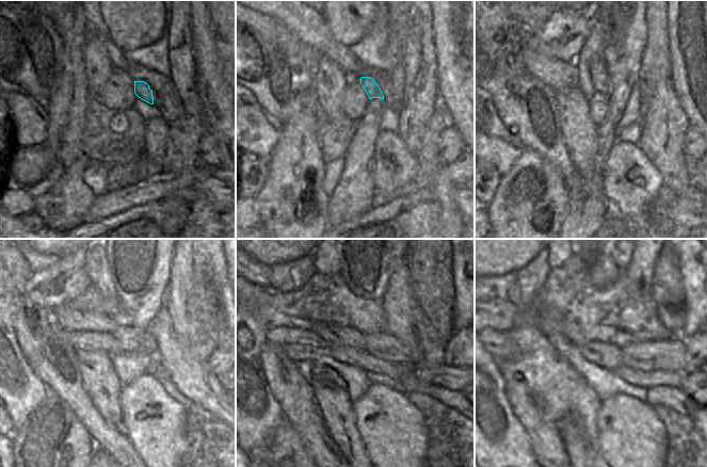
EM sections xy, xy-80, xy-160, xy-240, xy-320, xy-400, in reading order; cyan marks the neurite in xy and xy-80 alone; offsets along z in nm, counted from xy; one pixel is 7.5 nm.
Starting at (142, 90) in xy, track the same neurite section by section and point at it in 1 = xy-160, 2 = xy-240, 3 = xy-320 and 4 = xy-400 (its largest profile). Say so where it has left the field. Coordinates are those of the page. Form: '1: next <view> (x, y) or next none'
1: next xy-160 (600, 79)
2: next xy-240 (96, 266)
3: next xy-320 (326, 261)
4: next xy-400 (555, 260)

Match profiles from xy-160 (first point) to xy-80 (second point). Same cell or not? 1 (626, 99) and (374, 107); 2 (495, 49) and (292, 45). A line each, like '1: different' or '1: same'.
1: same
2: different

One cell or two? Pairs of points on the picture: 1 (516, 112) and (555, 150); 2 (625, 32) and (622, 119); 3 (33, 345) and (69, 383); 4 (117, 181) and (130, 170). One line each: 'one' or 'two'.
1: one
2: one
3: one
4: one

